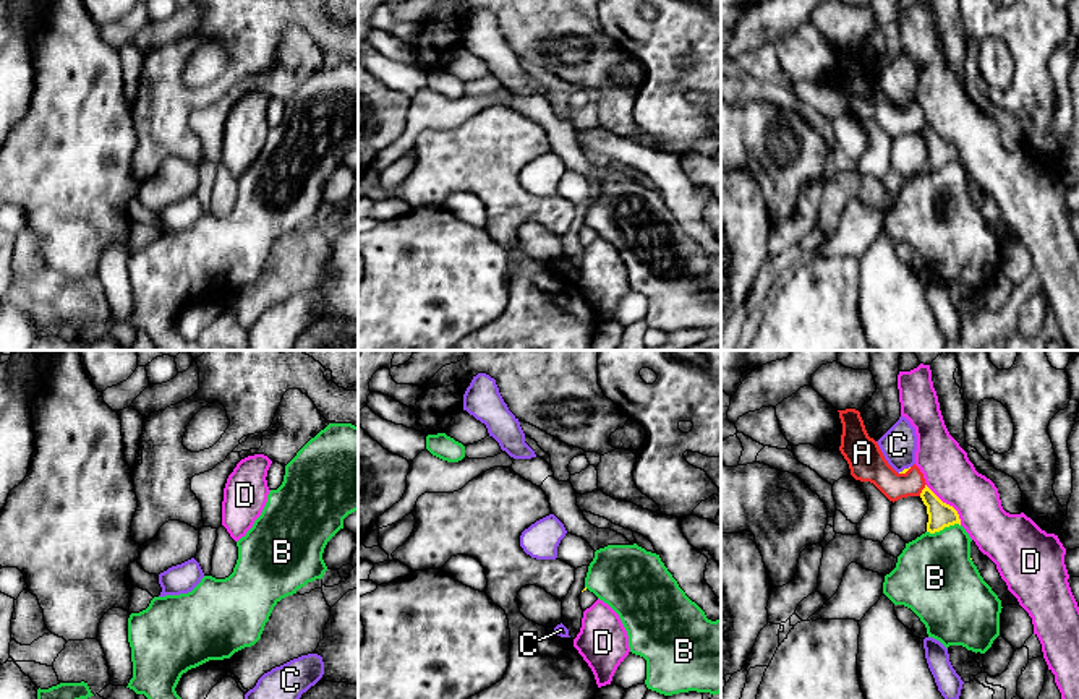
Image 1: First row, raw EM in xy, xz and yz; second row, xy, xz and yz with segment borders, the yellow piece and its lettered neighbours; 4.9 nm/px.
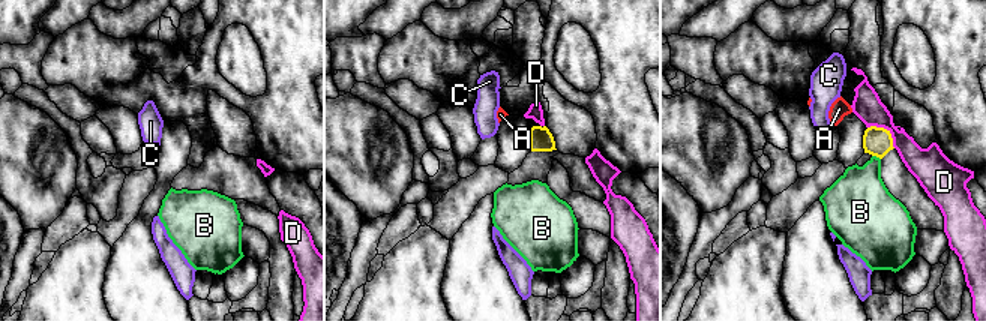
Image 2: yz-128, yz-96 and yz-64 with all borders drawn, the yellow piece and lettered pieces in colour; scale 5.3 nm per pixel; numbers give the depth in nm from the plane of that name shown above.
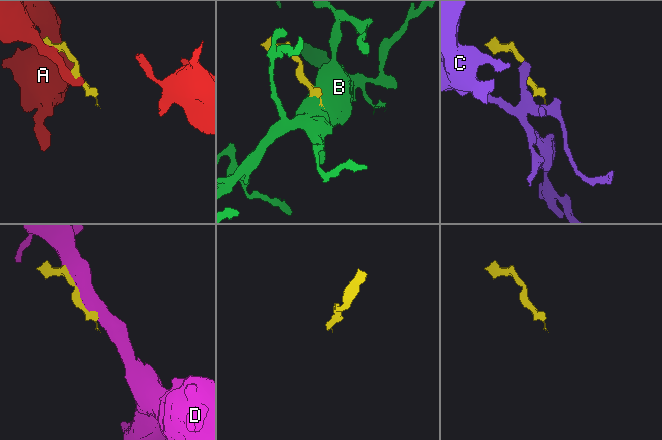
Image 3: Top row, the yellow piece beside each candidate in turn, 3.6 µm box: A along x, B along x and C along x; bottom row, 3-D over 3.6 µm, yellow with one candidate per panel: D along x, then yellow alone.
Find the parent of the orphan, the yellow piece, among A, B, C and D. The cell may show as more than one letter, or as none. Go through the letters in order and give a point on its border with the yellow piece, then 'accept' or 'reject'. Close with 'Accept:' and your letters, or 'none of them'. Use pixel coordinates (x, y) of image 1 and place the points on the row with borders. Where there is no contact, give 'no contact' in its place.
A: contact yz (922, 490); reject
B: contact yz (943, 527); reject
C: contact yz (904, 469); reject
D: contact yz (948, 505); reject
Accept: none of them

